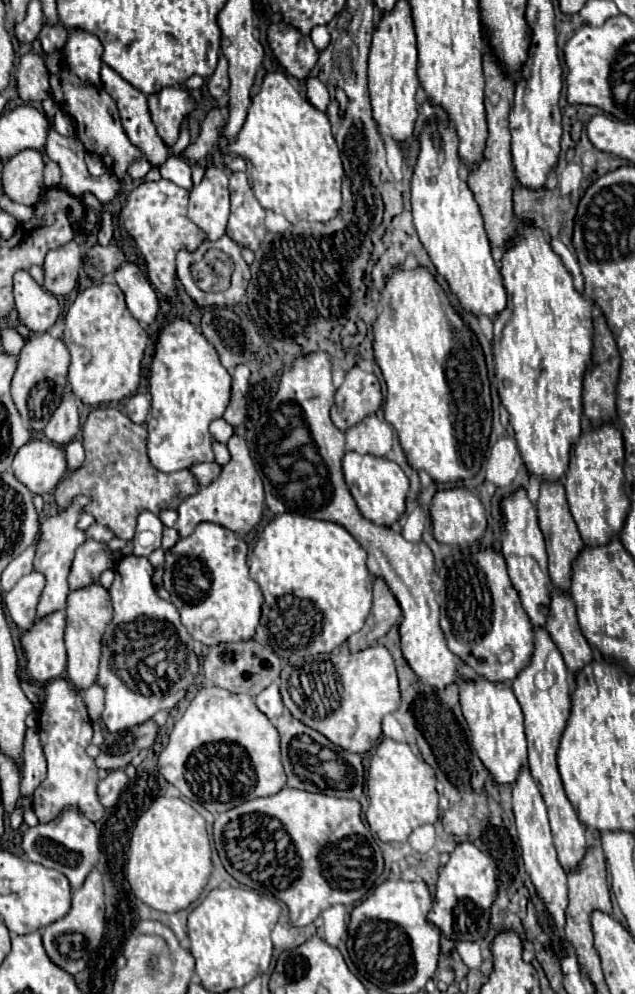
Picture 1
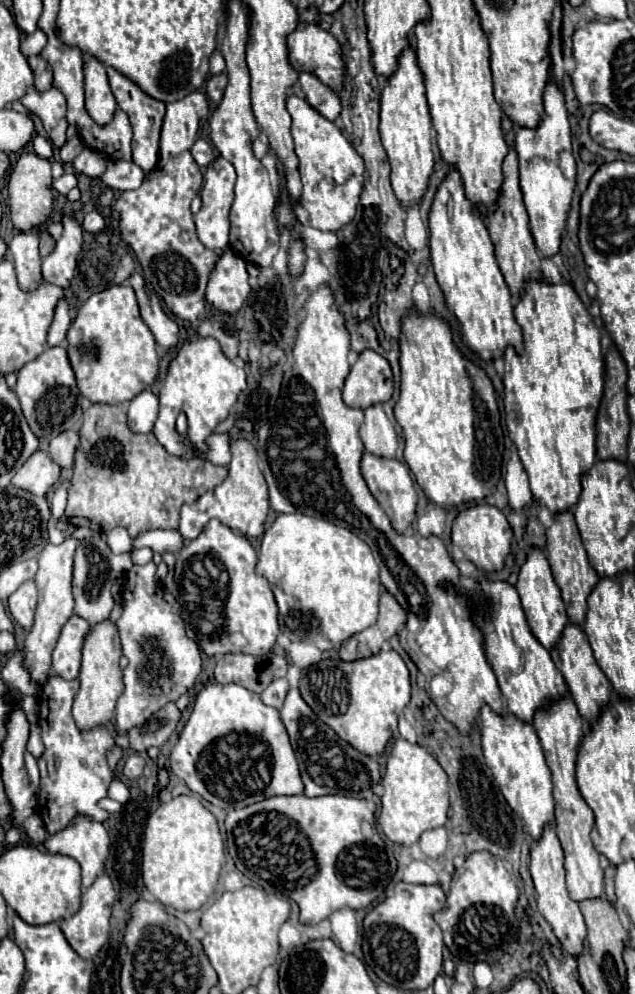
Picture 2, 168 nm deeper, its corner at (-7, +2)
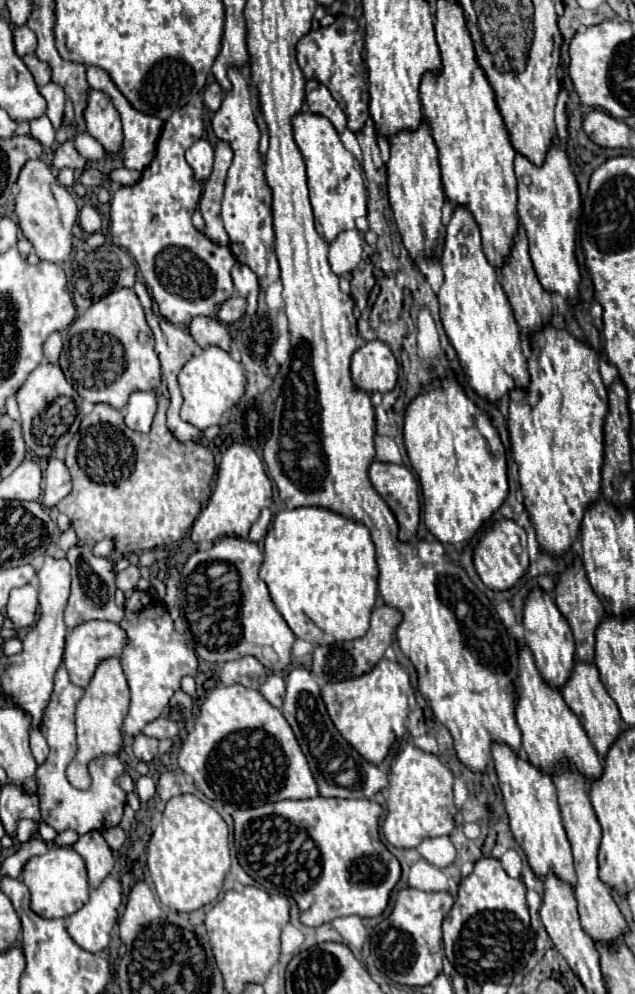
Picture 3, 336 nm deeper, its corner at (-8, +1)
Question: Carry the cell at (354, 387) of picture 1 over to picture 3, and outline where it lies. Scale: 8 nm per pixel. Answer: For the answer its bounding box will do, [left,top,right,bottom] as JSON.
[352,340,396,392]

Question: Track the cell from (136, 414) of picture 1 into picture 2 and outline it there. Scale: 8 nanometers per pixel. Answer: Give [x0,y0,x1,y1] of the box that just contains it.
[129,389,159,433]

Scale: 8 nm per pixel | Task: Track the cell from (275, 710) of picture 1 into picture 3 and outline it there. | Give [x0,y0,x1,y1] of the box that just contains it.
[260,674,284,708]

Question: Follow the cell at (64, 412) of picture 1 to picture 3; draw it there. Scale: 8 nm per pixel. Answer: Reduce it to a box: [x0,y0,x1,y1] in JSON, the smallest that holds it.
[42,456,72,510]

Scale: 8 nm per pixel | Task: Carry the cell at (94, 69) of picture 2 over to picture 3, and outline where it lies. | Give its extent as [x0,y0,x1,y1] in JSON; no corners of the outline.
[84,90,124,156]

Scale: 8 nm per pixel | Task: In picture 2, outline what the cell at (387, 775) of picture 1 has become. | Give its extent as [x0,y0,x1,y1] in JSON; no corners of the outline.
[377,739,449,845]

